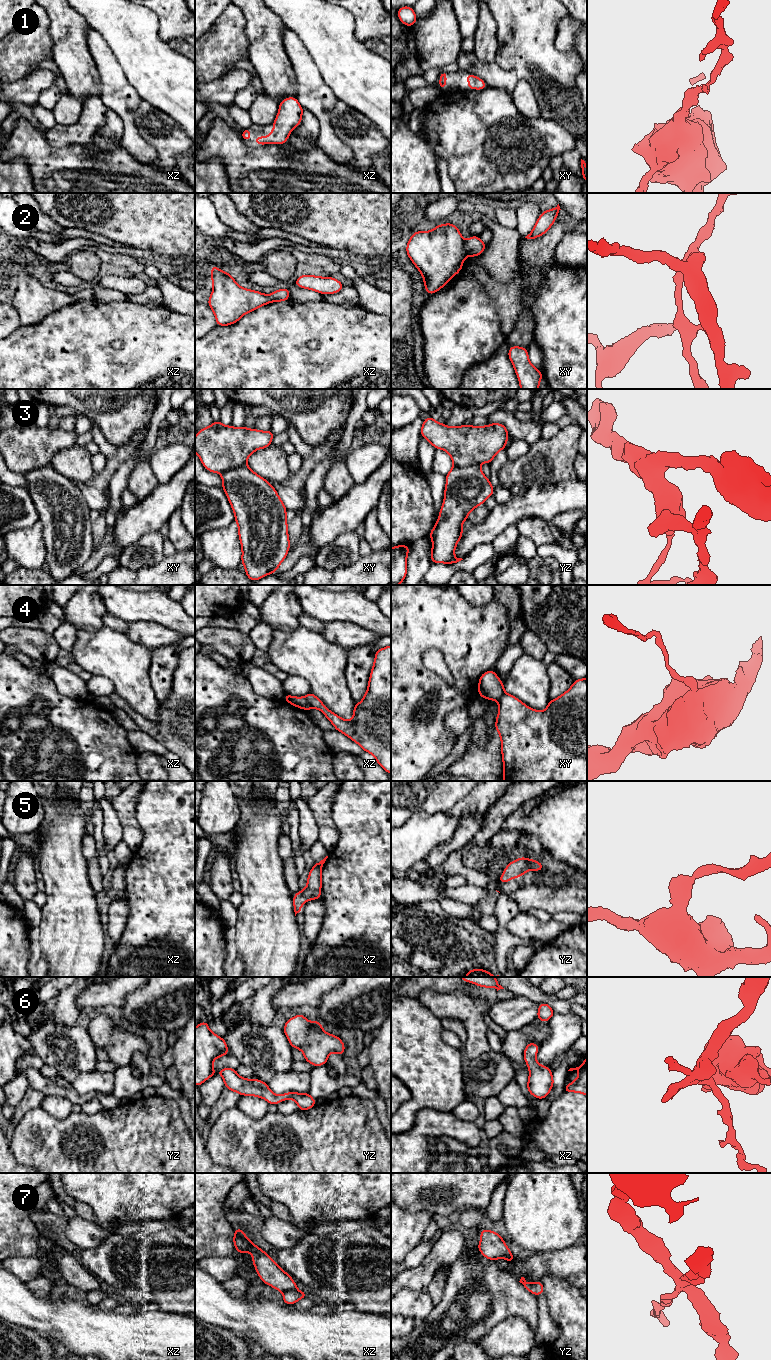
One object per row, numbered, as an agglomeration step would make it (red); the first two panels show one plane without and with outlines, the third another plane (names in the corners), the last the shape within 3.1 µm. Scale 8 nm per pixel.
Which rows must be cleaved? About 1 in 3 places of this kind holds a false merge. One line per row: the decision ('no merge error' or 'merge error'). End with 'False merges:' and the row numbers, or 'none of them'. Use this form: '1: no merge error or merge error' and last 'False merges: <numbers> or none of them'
1: no merge error
2: merge error
3: merge error
4: merge error
5: no merge error
6: no merge error
7: no merge error
False merges: 2, 3, 4

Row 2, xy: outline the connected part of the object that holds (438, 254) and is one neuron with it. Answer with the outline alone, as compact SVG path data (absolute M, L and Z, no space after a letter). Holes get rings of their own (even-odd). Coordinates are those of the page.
M451 223L436 225L432 231L413 232L405 249L422 274L429 295L459 273L468 256L461 232Z

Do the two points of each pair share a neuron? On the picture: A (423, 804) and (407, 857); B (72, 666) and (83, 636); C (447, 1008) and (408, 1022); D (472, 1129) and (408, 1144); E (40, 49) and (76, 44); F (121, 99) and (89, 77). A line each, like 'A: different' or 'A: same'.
A: different
B: different
C: different
D: same
E: different
F: different

